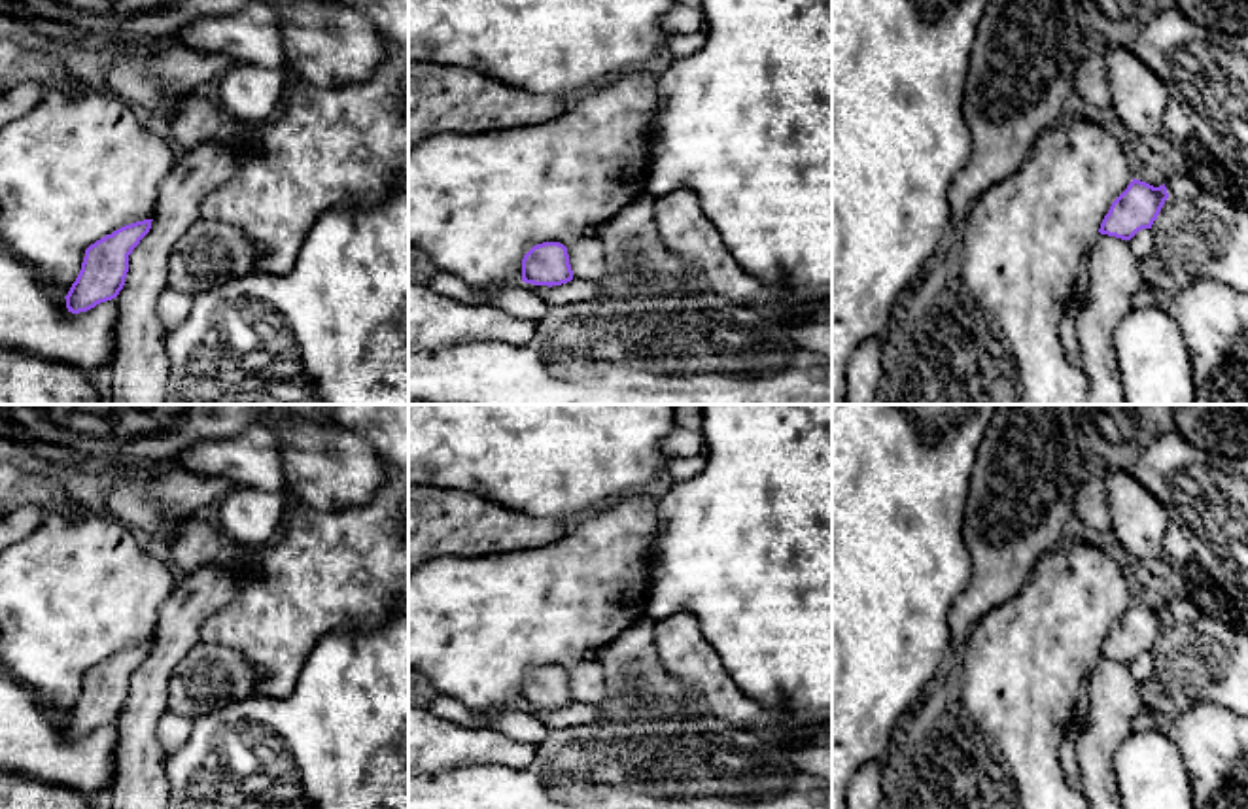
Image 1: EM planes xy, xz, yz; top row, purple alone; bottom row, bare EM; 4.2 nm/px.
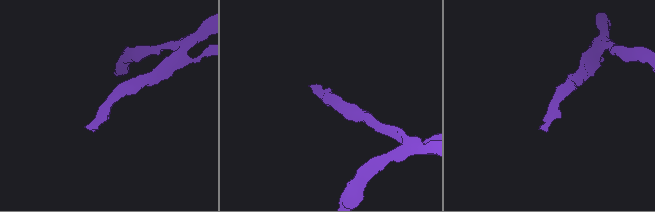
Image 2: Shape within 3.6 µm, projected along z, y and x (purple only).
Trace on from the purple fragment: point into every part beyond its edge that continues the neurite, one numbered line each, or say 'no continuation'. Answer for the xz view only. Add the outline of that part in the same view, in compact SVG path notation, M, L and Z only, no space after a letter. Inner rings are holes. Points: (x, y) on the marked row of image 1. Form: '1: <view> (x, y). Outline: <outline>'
no continuation

